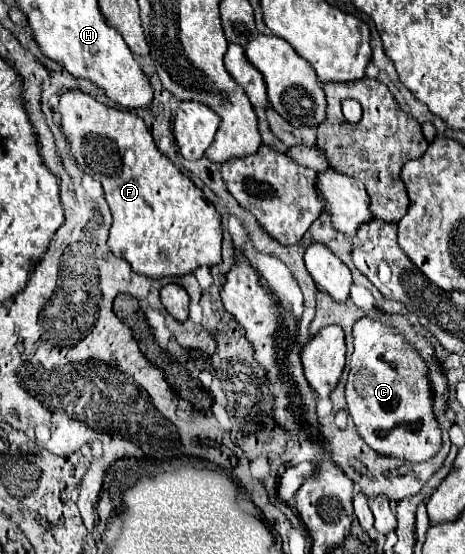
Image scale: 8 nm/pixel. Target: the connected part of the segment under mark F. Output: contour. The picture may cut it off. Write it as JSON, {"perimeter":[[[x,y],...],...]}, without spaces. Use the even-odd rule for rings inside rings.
{"perimeter":[[[66,90],[54,110],[62,114],[62,128],[70,138],[78,166],[104,188],[114,218],[108,238],[114,256],[128,260],[134,272],[150,278],[184,276],[198,266],[216,266],[222,262],[218,210],[208,204],[204,192],[158,150],[138,114],[104,106],[80,90]],[[128,148],[134,154],[132,166],[124,164],[124,152]]]}

